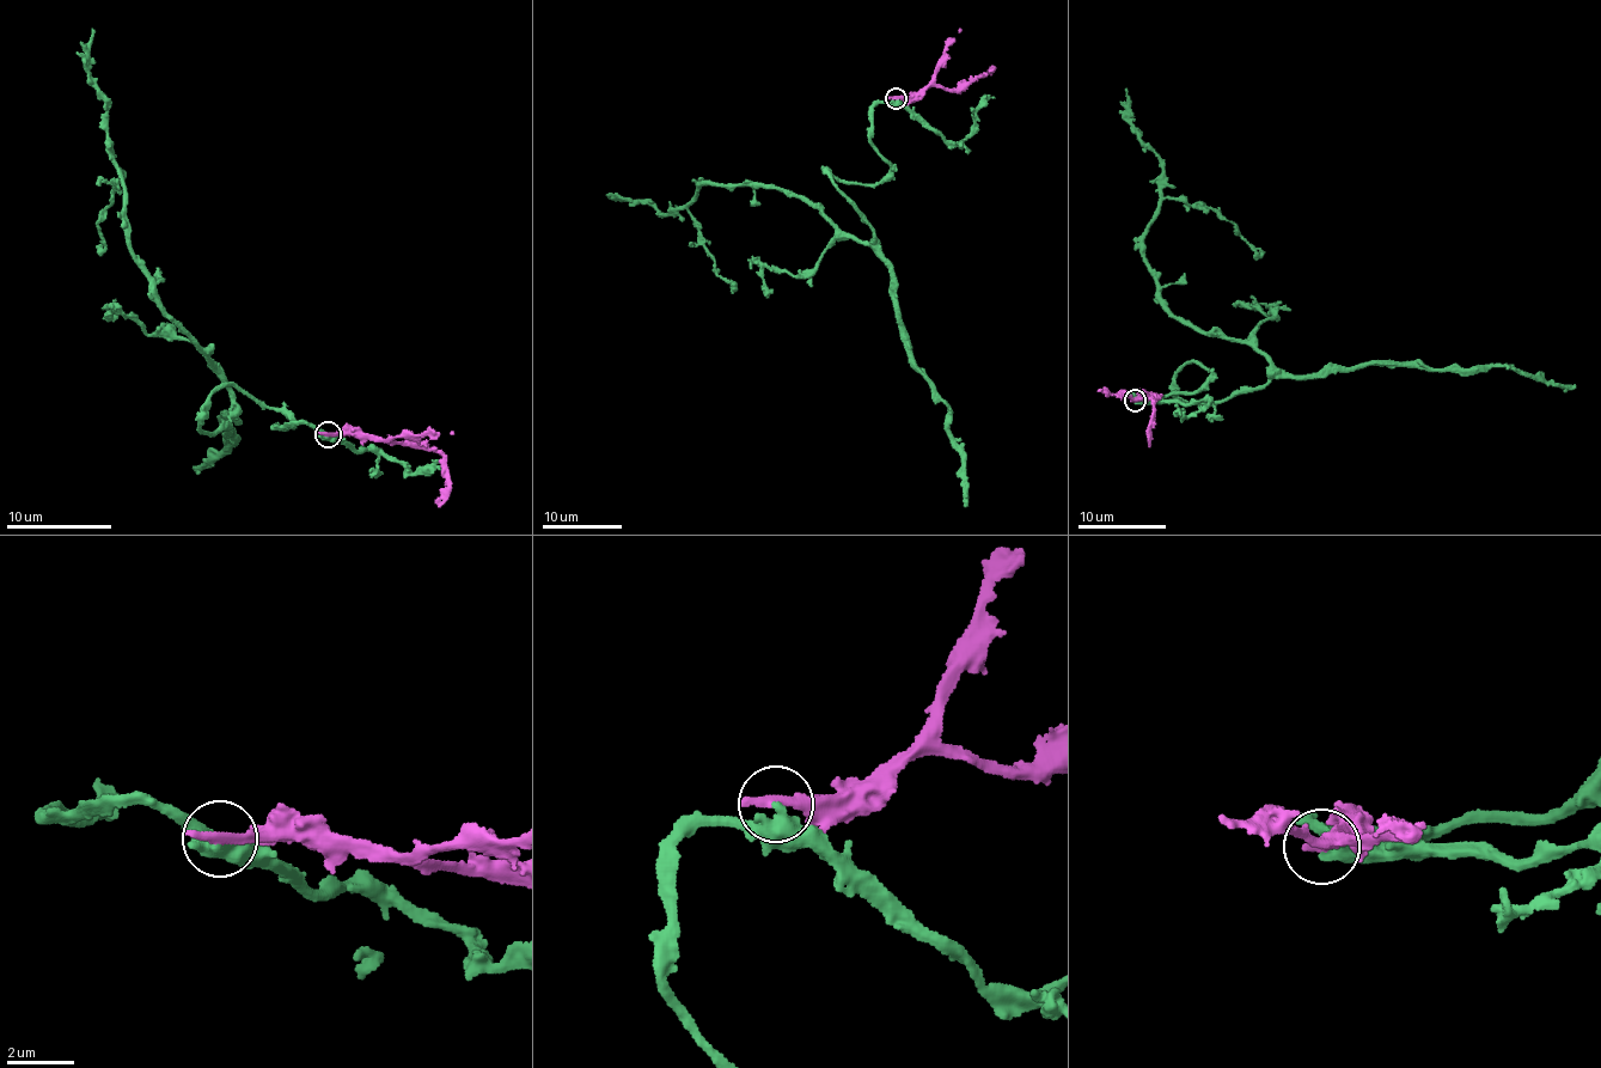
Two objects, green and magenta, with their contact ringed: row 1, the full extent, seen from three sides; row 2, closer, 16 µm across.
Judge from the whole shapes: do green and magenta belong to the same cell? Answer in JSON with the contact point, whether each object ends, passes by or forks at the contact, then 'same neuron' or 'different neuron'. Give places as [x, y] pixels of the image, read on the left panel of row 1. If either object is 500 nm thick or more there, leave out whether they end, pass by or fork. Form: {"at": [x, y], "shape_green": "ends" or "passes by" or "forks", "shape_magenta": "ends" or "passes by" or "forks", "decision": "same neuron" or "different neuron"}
{"at": [328, 434], "decision": "different neuron"}

